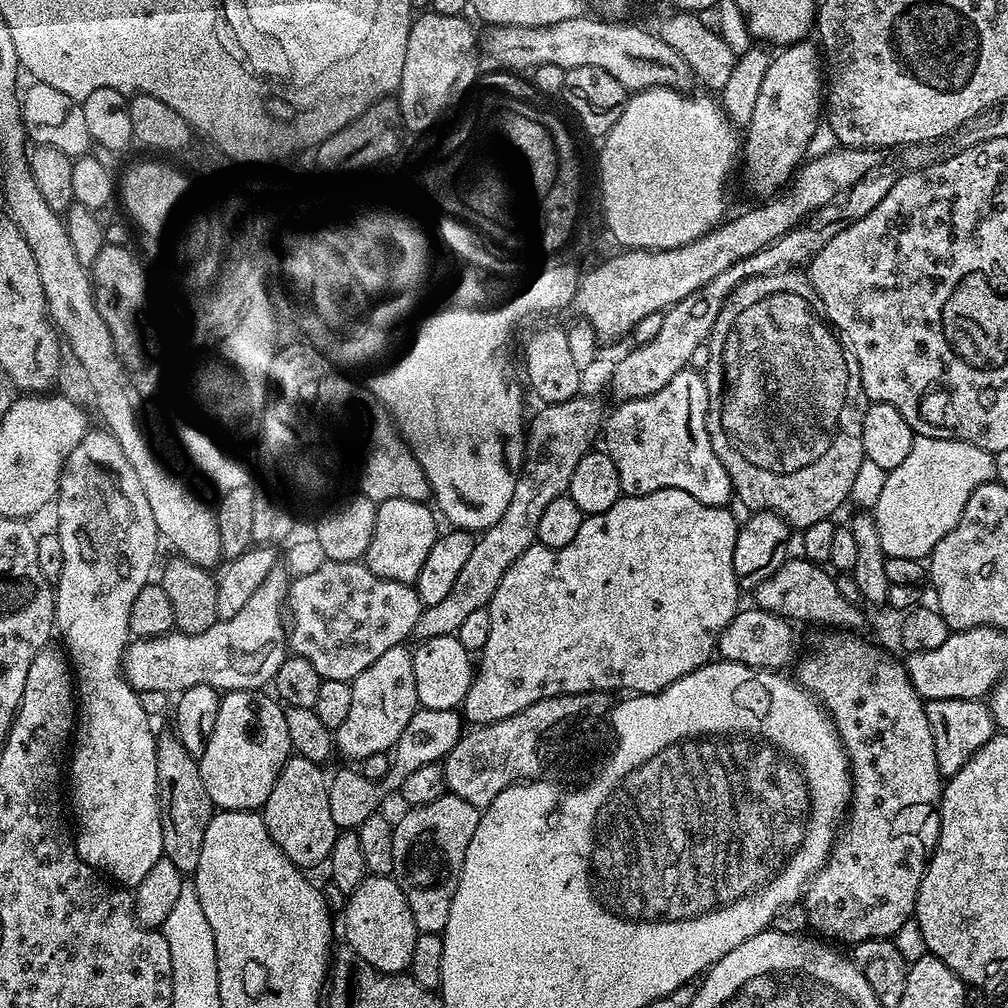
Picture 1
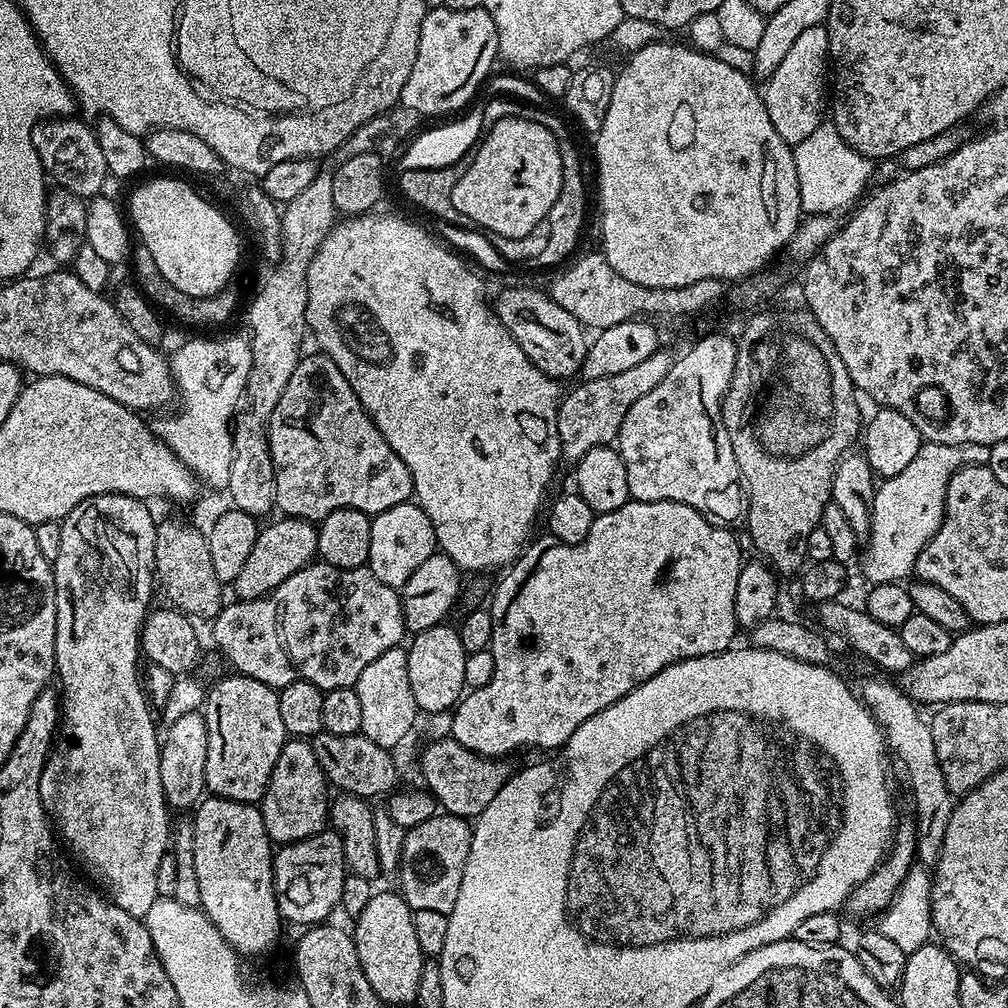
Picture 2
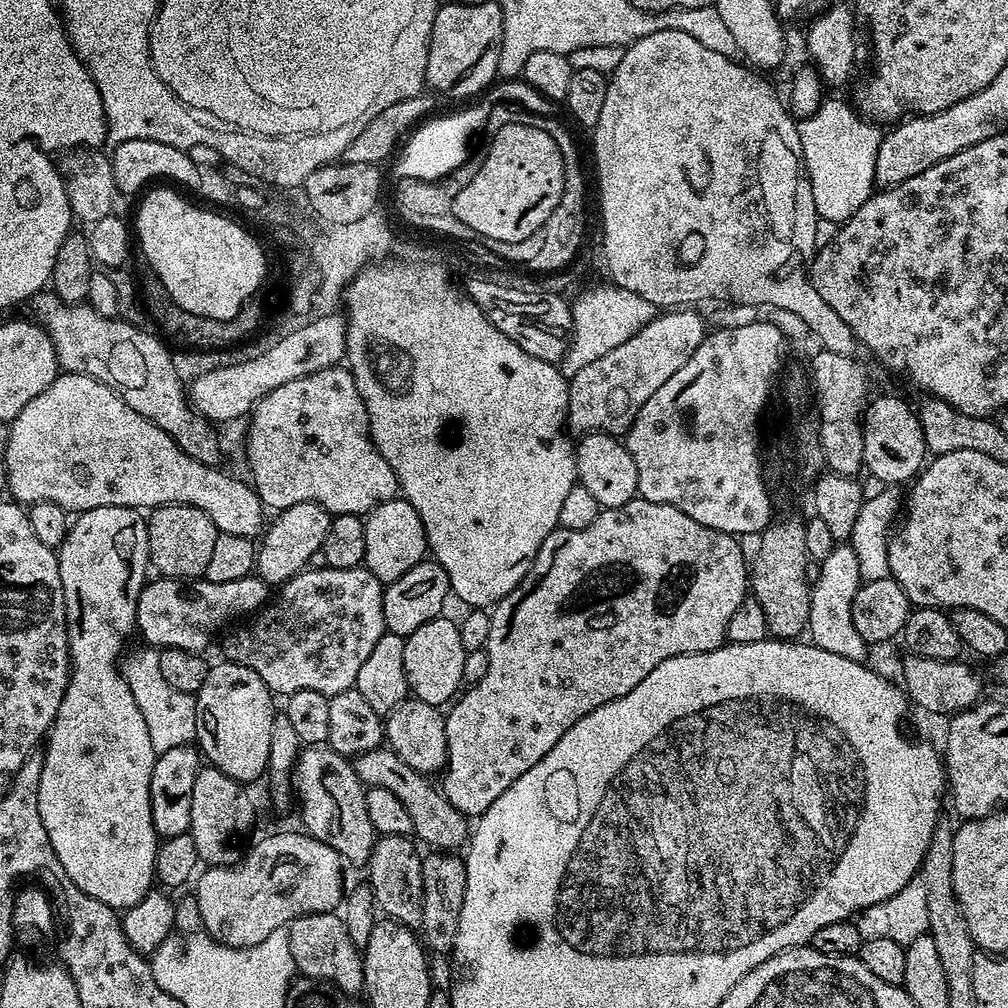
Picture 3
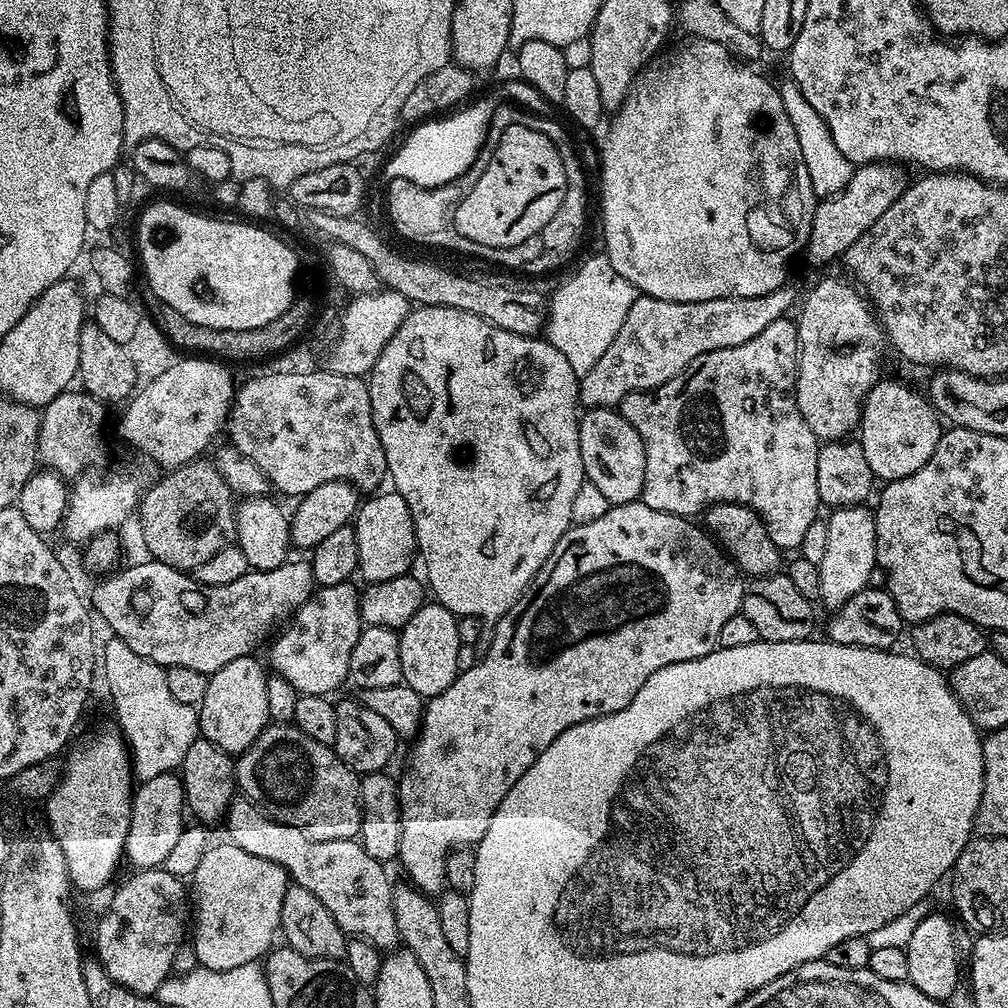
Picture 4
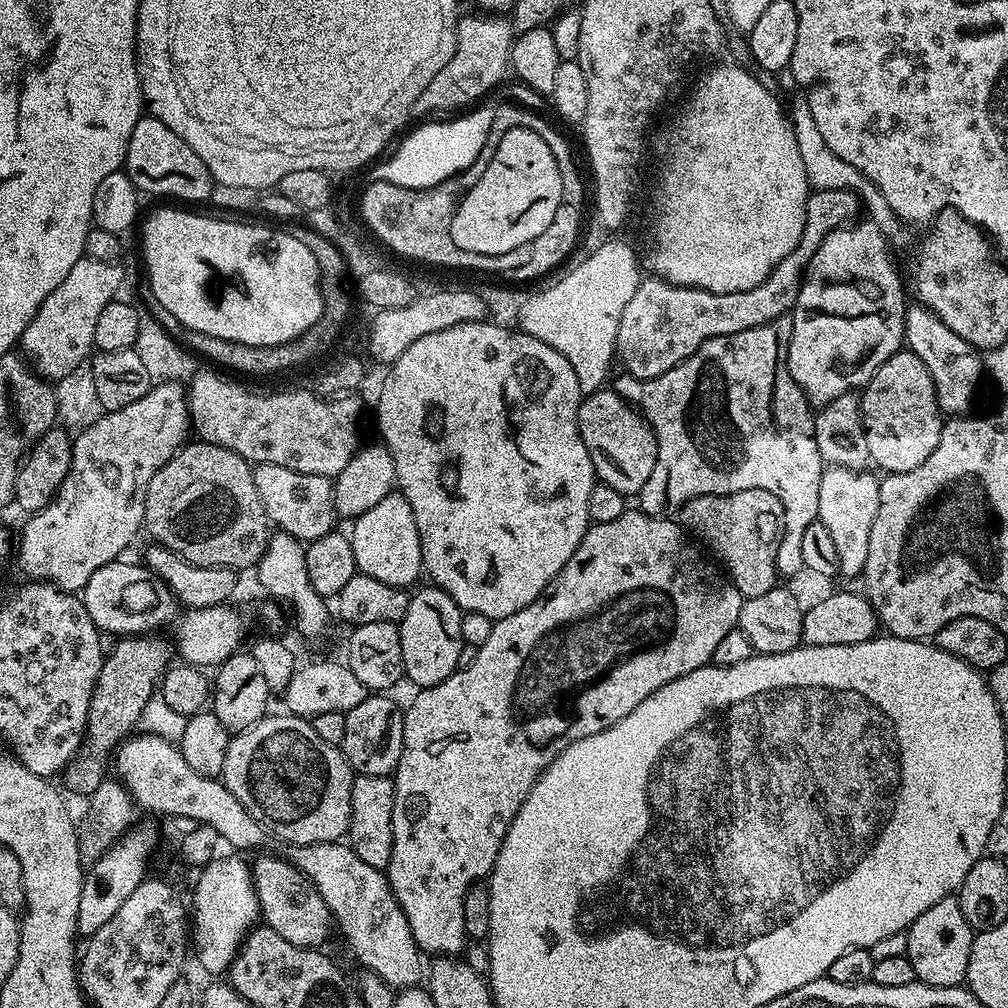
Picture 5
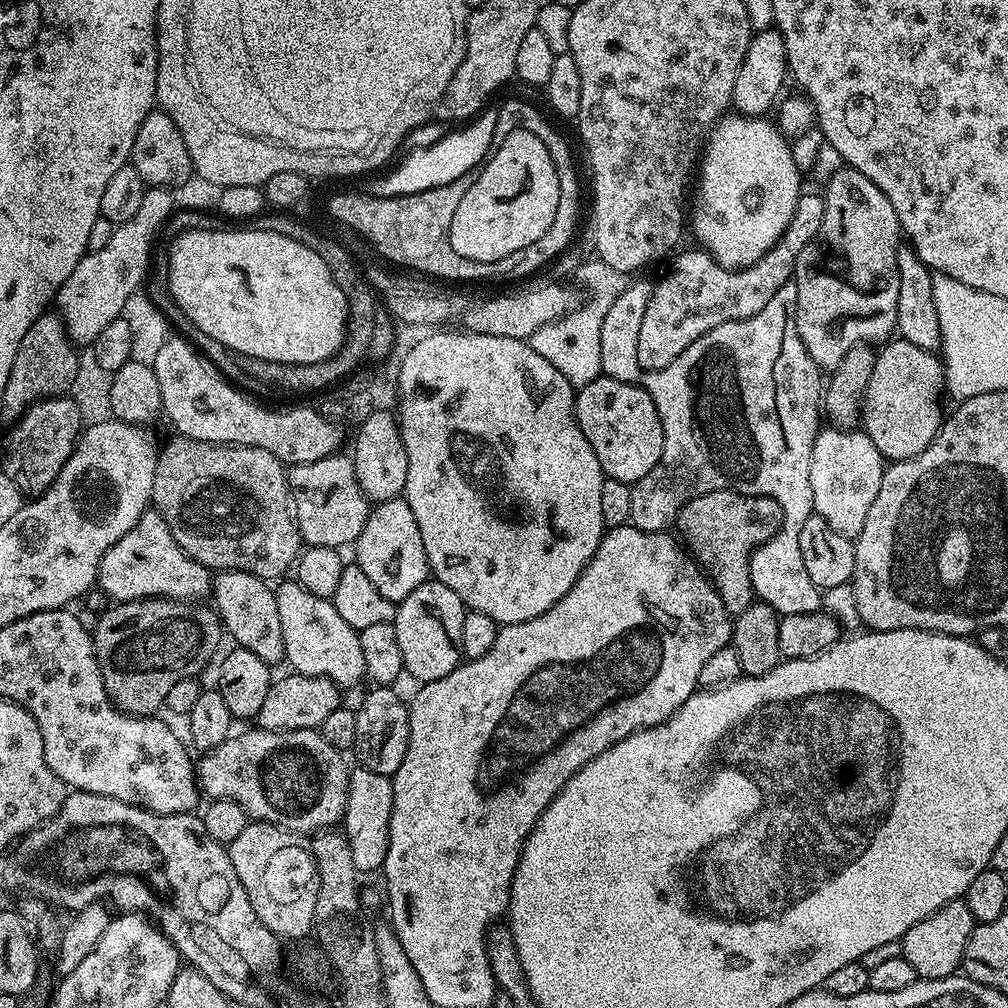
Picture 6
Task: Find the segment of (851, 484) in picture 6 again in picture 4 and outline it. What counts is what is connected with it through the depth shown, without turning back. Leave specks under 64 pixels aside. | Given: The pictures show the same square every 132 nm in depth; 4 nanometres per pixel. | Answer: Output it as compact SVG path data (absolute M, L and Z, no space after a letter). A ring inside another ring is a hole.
M868 506L833 508L827 513L828 538L826 555L818 566L820 600L828 610L841 608L854 594L869 587L871 571L876 563L876 513Z

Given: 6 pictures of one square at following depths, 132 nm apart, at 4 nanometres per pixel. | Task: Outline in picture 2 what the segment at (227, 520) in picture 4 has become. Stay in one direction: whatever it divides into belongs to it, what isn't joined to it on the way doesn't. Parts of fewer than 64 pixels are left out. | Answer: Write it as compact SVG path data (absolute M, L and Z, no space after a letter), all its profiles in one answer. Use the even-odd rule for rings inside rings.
M160 520L154 538L155 579L168 595L167 603L189 618L210 622L220 613L222 585L210 562L208 537L184 520Z

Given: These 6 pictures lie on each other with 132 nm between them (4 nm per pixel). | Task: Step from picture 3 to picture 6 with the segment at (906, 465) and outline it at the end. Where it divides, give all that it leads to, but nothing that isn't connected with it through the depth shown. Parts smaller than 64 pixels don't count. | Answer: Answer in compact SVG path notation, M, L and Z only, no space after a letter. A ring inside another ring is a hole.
M889 339L876 353L870 386L866 386L862 431L878 446L885 461L914 458L940 432L940 395L945 392L944 365L936 352L922 350L914 342Z

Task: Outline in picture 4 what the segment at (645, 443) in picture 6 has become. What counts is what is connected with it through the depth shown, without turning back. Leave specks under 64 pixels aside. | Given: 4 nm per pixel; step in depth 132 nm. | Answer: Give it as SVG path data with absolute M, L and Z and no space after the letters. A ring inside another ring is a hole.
M589 408L579 417L578 446L587 483L598 486L609 505L641 499L646 478L646 450L638 430L616 408Z

